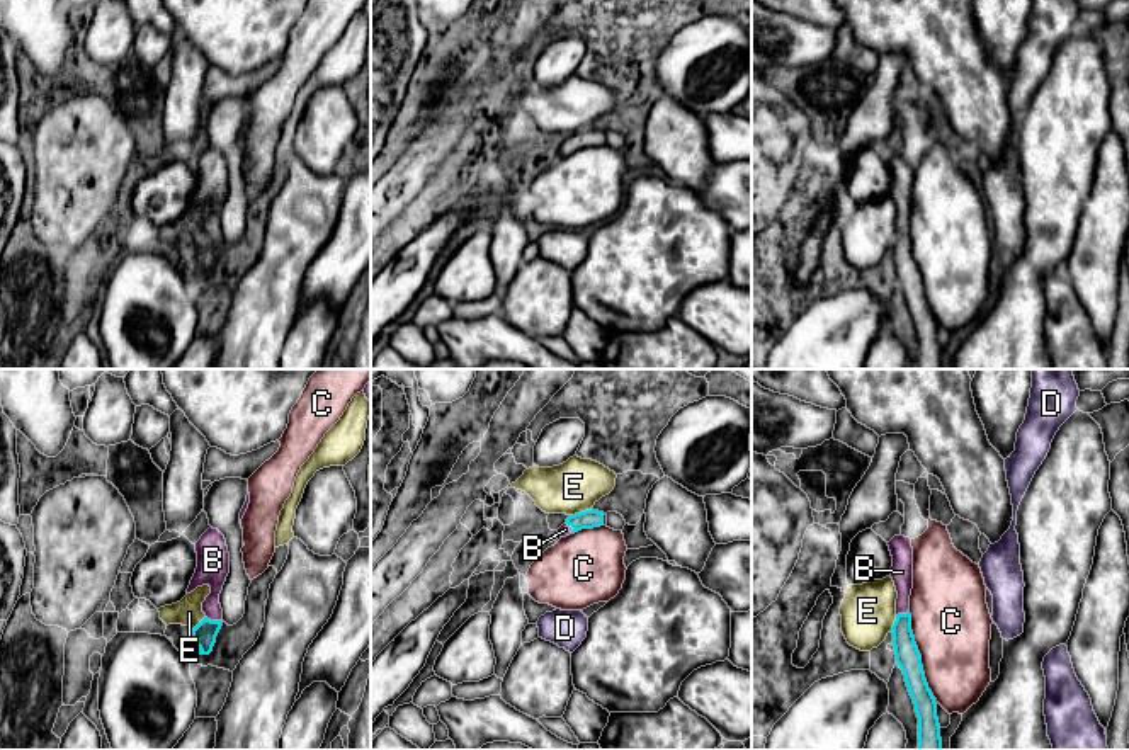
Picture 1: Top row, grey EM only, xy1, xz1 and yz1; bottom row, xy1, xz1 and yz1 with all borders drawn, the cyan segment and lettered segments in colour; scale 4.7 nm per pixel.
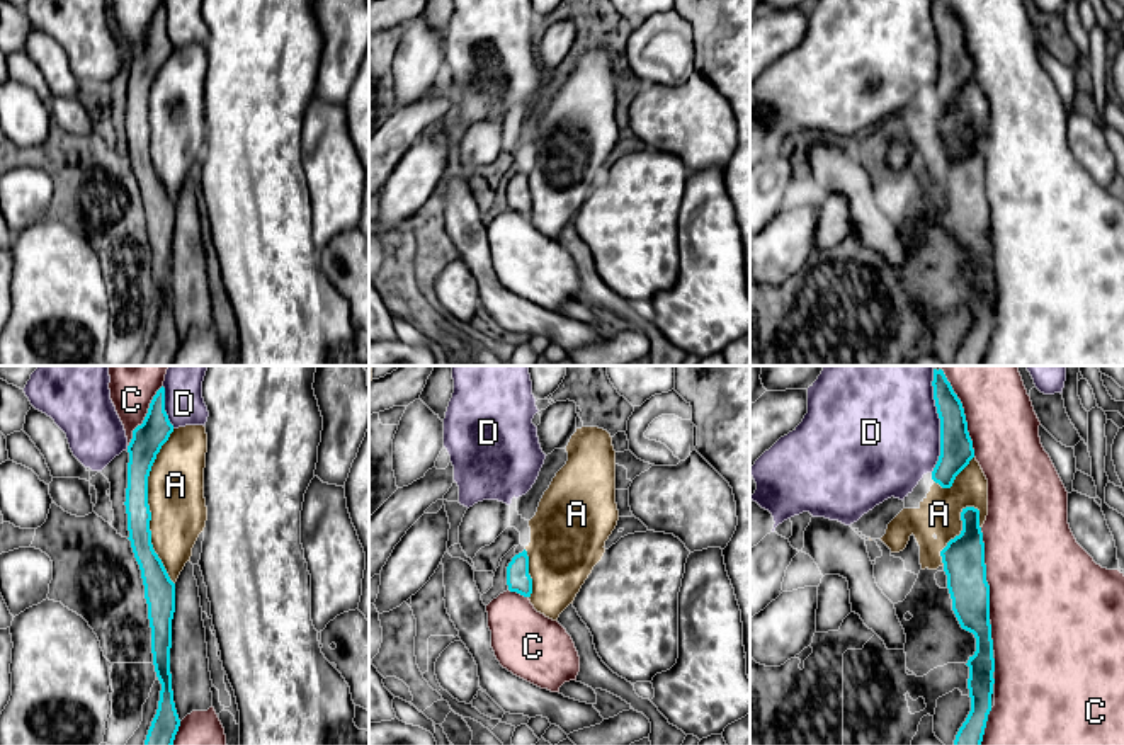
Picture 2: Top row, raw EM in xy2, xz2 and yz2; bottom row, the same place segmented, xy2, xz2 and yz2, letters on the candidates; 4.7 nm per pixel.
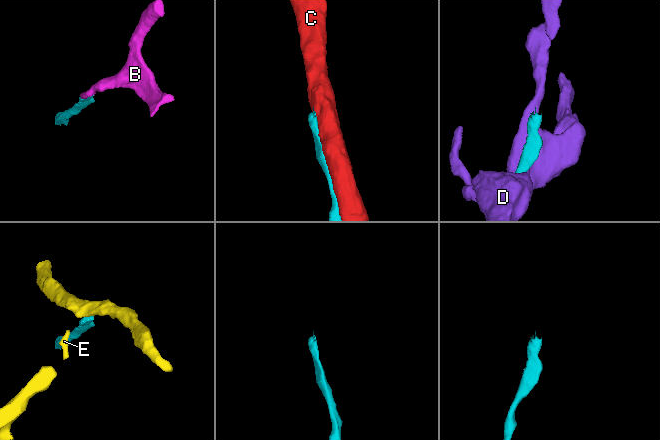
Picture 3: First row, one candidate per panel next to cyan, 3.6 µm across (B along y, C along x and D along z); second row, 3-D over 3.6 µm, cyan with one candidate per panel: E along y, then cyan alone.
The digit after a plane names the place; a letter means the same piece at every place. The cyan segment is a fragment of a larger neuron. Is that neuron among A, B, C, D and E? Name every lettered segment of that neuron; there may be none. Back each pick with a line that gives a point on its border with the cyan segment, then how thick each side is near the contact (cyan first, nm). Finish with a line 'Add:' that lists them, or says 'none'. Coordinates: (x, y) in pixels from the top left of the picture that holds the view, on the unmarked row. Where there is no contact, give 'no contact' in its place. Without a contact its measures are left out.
B: meets cyan in xy1 at (215, 240); 110 nm thick on the cyan side, 150 nm on the other
Add: B

